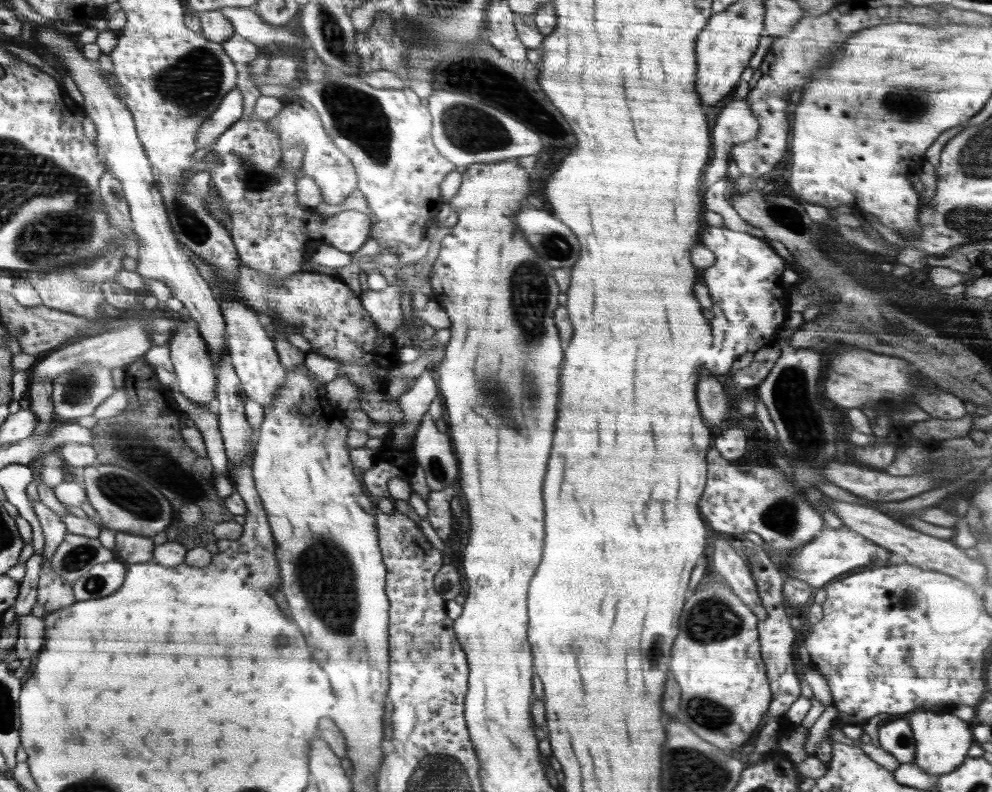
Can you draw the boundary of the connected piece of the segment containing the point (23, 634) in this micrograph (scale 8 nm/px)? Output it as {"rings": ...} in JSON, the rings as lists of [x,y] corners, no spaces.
{"rings":[[[27,615],[21,618],[17,654],[20,660],[38,656],[40,650],[46,646],[47,623],[44,617]]]}

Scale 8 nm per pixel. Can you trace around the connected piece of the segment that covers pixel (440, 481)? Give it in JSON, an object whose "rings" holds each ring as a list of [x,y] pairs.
{"rings":[[[426,414],[412,442],[415,460],[425,472],[427,485],[432,491],[444,490],[452,486],[458,478],[456,458],[446,434],[440,434],[438,426],[430,414]]]}

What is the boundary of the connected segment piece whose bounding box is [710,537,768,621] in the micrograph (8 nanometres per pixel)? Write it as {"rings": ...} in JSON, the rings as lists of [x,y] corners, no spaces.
{"rings":[[[717,538],[712,554],[712,566],[710,571],[720,573],[727,583],[734,589],[736,595],[743,600],[751,612],[759,617],[759,621],[768,618],[768,612],[763,607],[754,577],[751,575],[747,561],[737,554],[736,550],[728,542],[728,538]]]}

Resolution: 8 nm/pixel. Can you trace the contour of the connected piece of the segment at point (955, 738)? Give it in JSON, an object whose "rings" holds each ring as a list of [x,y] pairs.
{"rings":[[[916,712],[912,714],[912,728],[916,728],[916,742],[920,744],[920,752],[916,752],[916,766],[926,774],[936,776],[947,775],[962,766],[968,756],[968,748],[972,744],[970,726],[952,714],[936,714],[936,712]]]}

